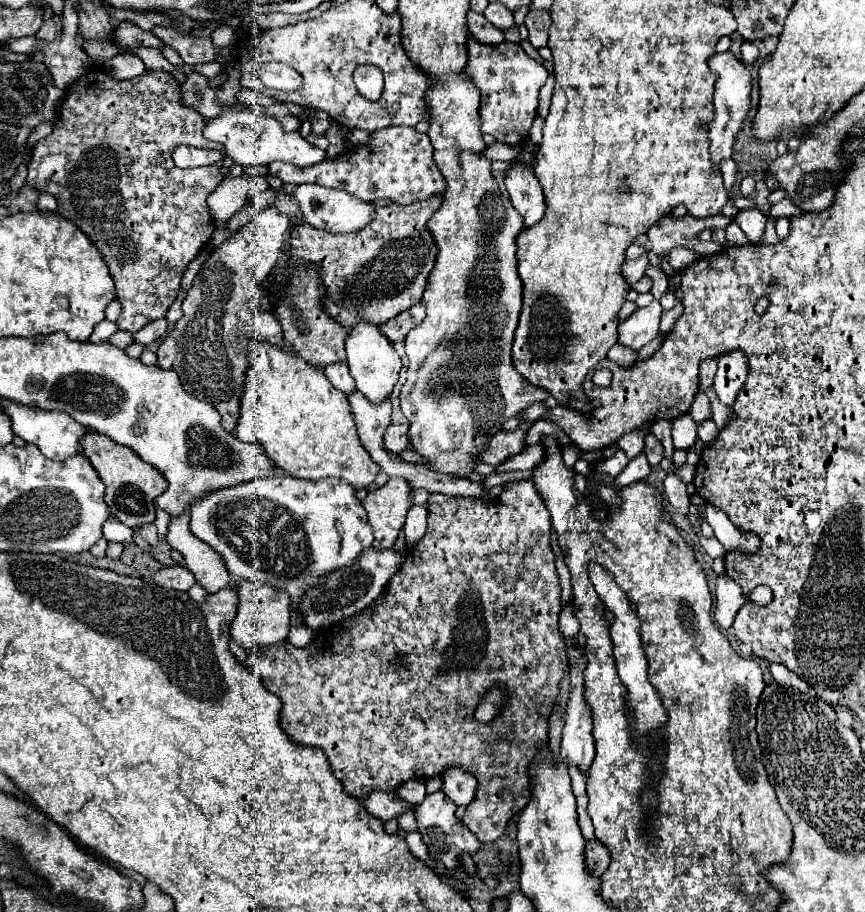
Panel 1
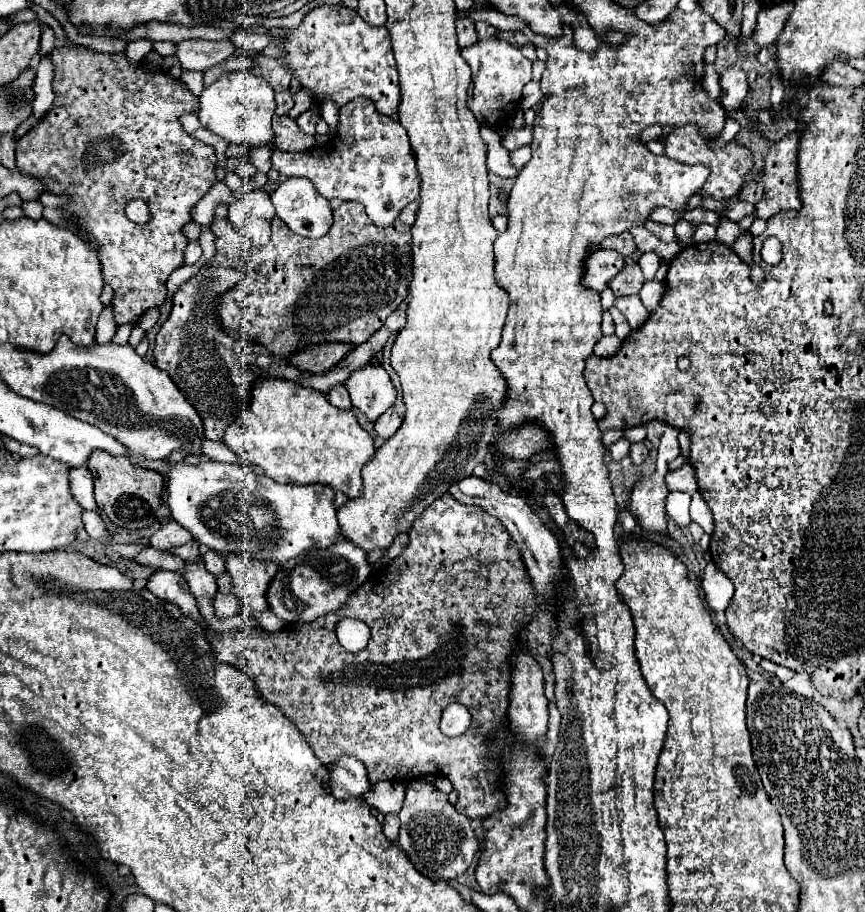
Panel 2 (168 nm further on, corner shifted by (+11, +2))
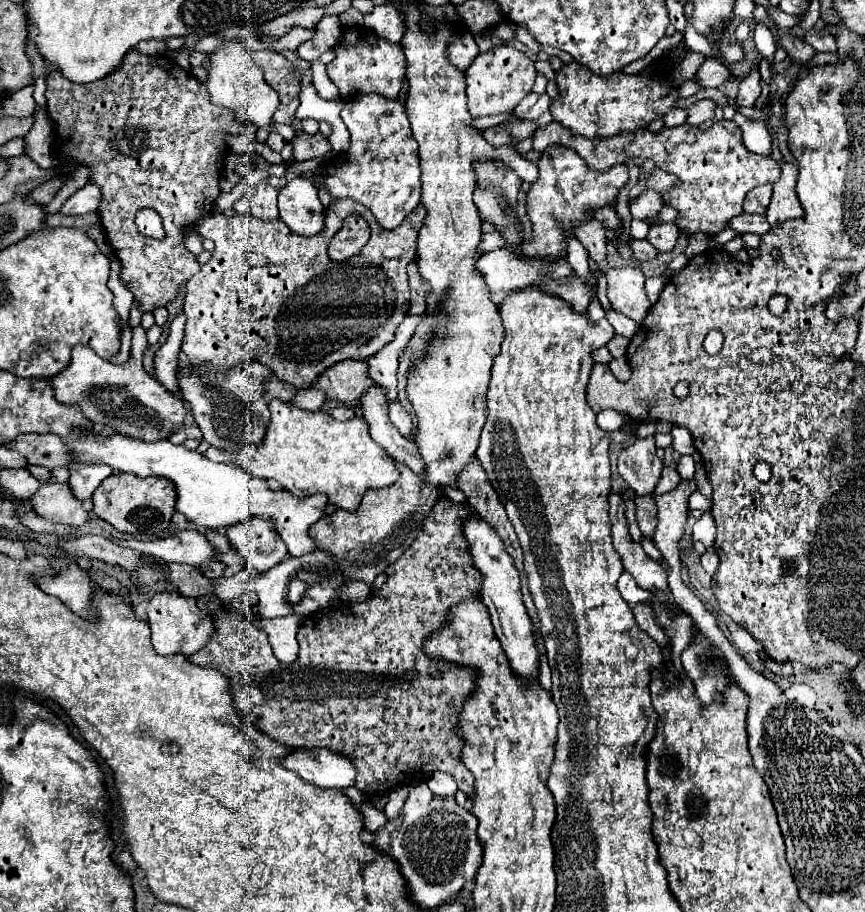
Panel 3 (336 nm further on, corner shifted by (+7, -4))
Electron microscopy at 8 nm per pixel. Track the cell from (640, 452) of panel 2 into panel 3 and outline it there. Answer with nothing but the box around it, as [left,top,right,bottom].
[618,436,664,496]

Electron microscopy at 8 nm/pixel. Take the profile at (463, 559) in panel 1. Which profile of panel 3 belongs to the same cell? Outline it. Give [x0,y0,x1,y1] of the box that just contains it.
[190,498,482,798]

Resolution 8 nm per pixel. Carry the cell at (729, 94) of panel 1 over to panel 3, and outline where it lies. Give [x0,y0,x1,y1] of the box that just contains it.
[736,64,762,106]

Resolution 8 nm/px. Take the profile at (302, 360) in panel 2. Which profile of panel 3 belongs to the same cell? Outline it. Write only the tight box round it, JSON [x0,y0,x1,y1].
[310,360,374,406]

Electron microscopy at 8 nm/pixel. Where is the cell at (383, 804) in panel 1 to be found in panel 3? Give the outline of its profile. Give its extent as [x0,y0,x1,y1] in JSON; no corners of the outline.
[284,750,356,790]

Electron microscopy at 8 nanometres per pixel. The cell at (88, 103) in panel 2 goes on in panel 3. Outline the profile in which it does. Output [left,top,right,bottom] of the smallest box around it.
[46,50,256,312]

